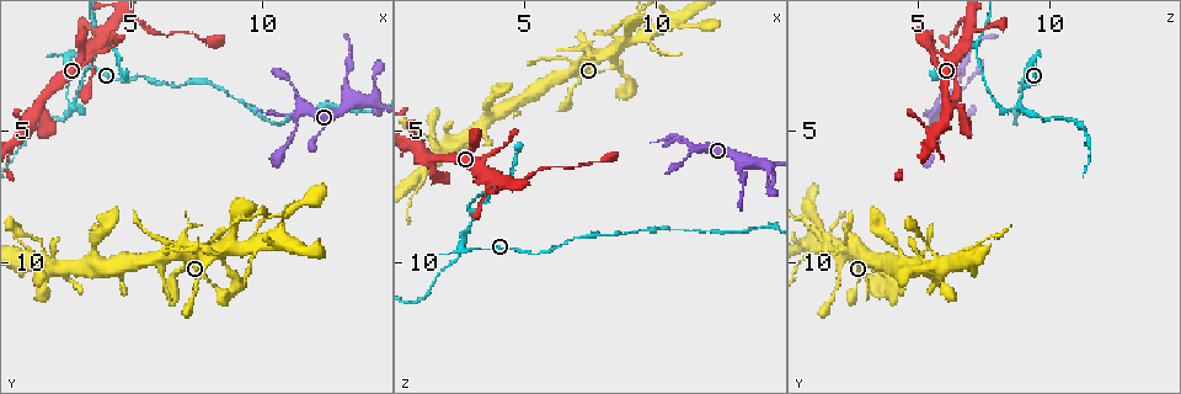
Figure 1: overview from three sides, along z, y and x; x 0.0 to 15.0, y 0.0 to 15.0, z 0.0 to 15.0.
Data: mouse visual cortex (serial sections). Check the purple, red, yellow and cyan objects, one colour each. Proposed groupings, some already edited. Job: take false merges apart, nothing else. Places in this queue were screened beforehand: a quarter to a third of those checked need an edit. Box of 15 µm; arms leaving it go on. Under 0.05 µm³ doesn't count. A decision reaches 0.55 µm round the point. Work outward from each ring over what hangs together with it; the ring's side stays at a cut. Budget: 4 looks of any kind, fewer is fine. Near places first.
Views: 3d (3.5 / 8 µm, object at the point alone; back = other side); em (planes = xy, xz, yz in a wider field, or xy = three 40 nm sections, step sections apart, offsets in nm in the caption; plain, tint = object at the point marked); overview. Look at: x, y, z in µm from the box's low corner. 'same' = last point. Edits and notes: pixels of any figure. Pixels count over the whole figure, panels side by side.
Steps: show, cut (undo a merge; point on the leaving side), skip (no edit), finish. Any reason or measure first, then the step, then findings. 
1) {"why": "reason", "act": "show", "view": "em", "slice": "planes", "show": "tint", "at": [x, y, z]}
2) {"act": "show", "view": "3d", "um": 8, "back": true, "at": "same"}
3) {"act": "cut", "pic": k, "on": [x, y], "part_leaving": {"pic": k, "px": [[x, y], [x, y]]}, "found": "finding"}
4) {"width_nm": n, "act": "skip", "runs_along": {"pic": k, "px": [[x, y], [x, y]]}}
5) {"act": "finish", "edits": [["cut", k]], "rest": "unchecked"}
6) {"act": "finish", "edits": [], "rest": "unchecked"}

{"why": "three-way junction", "act": "show", "view": "3d", "um": 8, "at": [11.4, 4.4, 5.6]}

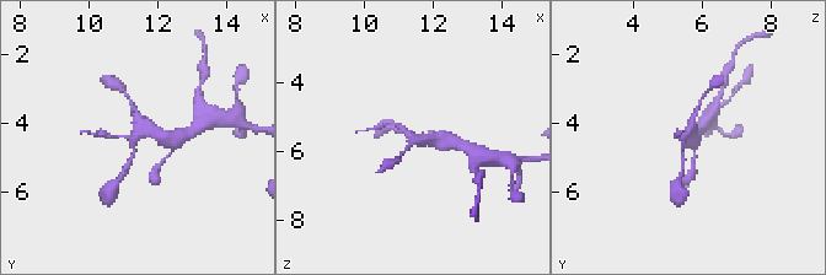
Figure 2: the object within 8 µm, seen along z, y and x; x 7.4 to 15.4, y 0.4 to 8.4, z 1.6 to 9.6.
{"act": "show", "view": "em", "slice": "xy", "step": 2, "show": "tint", "at": [11.3, 4.5, 5.4]}

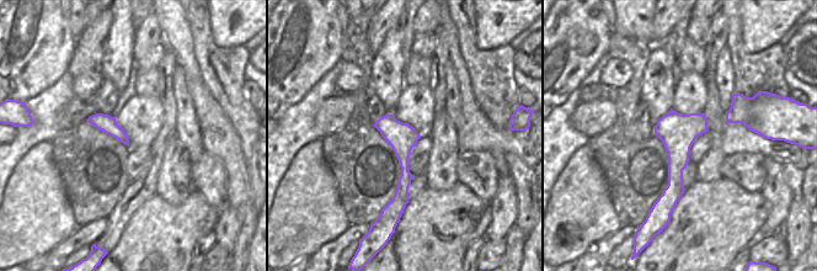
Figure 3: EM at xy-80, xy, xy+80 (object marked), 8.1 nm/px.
{"act": "skip", "runs_along": {"pic": 2, "px": [[170, 140], [144, 130], [124, 171]]}, "found": "one cell here"}

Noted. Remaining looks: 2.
{"why": "abrupt turn", "act": "show", "view": "3d", "um": 3.5, "at": [7.4, 9.4, 2.0]}

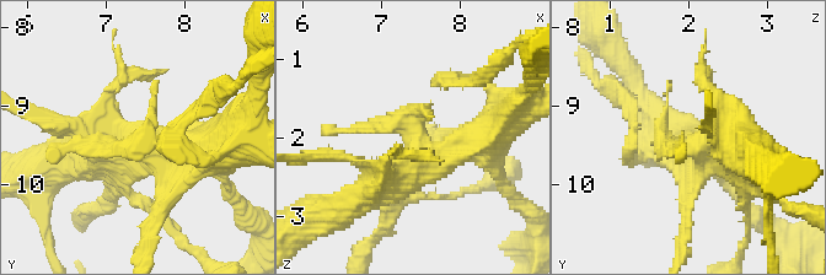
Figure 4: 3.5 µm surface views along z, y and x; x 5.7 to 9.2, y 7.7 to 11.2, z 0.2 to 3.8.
{"why": "shape alone is not enough", "act": "show", "view": "em", "slice": "xy", "step": 5, "show": "tint", "at": [7.45, 9.50, 2.05]}

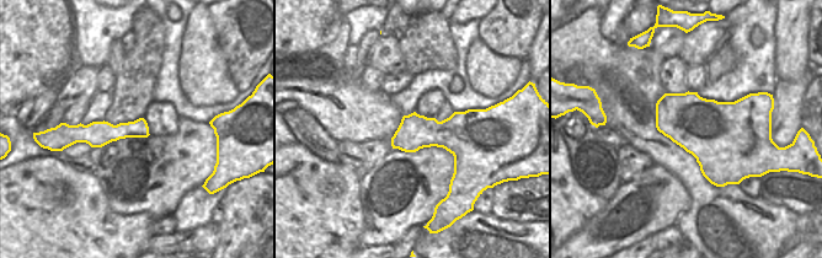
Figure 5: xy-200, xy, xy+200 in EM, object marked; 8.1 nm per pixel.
{"act": "skip", "runs_along": {"pic": 5, "px": [[76, 128], [80, 132], [145, 133]]}, "found": "one cell here"}

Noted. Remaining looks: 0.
{"act": "finish", "edits": [], "rest": "unchecked"}

